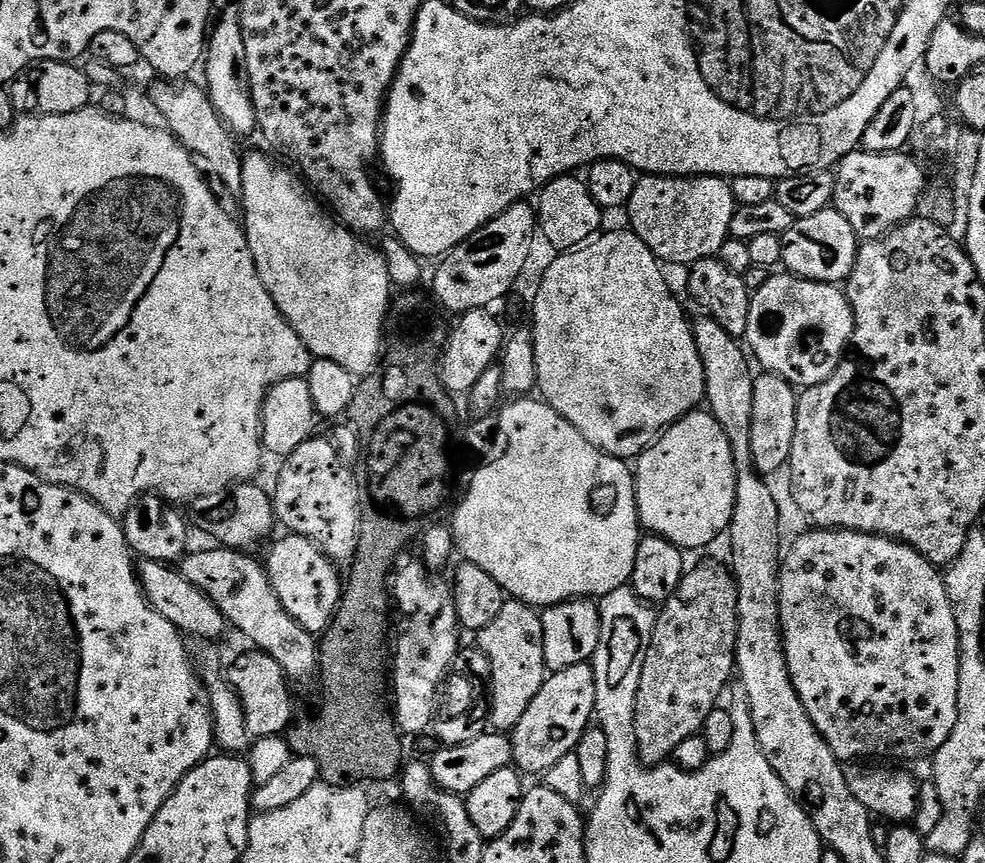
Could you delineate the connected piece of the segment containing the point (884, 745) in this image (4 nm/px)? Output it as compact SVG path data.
M808 530L792 544L792 549L785 551L780 565L780 633L784 636L784 653L790 670L790 678L794 682L794 690L798 690L798 698L802 698L802 706L806 706L806 714L810 714L810 722L822 734L822 738L834 750L841 762L884 762L880 760L920 760L935 756L936 751L950 738L954 726L958 722L958 666L960 665L960 643L958 642L958 622L954 622L954 610L950 606L948 591L944 585L941 569L931 564L918 550L908 544L901 544L890 536L871 536L865 532L845 532L843 530Z

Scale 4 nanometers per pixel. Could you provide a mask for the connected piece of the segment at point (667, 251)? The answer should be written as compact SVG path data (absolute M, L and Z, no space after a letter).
M644 174L637 179L634 194L630 198L626 215L631 231L654 253L656 259L668 264L691 266L699 260L715 257L720 248L730 239L730 218L734 218L737 202L731 183L718 176L653 176Z

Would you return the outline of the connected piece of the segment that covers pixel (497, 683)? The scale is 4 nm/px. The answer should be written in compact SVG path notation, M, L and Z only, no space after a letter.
M509 599L502 606L498 618L490 622L478 634L478 647L484 653L491 669L490 708L500 717L495 717L494 724L500 730L511 729L514 717L523 712L529 700L538 694L546 679L544 667L544 643L542 642L541 613L531 604Z

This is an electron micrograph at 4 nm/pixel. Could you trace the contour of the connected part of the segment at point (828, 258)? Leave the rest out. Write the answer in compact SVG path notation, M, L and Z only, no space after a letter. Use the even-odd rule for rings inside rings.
M829 206L824 208L818 214L799 217L791 226L790 230L784 233L784 259L783 267L791 275L800 276L804 280L817 280L819 284L839 285L847 281L848 275L854 270L856 253L858 251L858 237L856 231L842 218L842 214L836 211L835 207Z

